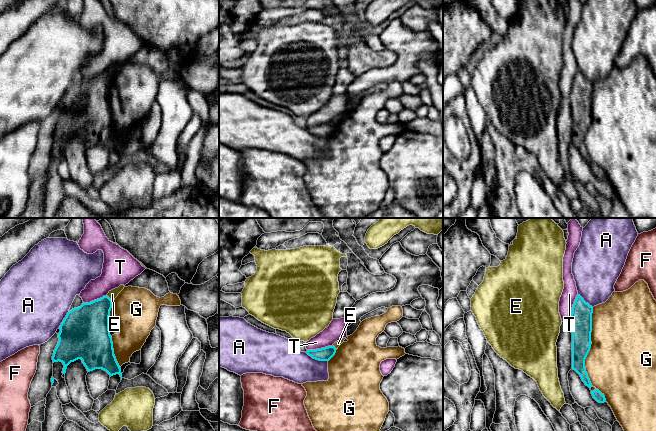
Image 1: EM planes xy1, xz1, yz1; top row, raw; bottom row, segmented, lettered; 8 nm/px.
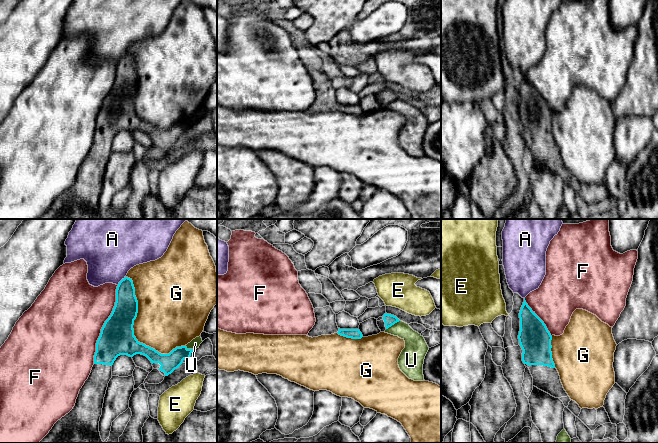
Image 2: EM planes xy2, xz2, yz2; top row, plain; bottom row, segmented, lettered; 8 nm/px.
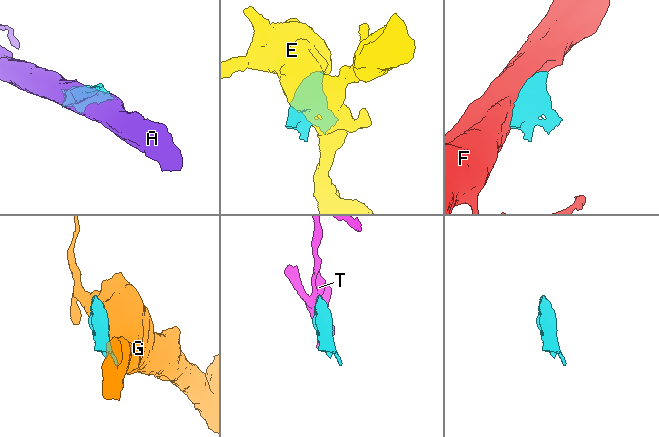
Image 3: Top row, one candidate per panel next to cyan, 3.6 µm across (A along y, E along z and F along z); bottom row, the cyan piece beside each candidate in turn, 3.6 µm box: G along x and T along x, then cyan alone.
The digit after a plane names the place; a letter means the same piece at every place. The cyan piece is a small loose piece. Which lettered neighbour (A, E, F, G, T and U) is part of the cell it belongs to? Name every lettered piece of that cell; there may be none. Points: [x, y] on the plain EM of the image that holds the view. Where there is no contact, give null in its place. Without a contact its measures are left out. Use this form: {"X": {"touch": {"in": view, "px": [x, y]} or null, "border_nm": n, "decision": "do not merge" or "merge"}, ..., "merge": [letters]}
{"A": {"touch": {"in": "xz1", "px": [316, 135]}, "border_nm": 200, "decision": "do not merge"}, "E": {"touch": {"in": "xy1", "px": [109, 74]}, "border_nm": 80, "decision": "do not merge"}, "F": {"touch": {"in": "xy2", "px": [104, 100]}, "border_nm": 650, "decision": "do not merge"}, "G": {"touch": {"in": "xy2", "px": [133, 106]}, "border_nm": 750, "decision": "do not merge"}, "T": {"touch": {"in": "yz1", "px": [572, 84]}, "border_nm": 240, "decision": "do not merge"}, "U": {"touch": {"in": "xz2", "px": [392, 100]}, "border_nm": 130, "decision": "do not merge"}, "merge": []}

